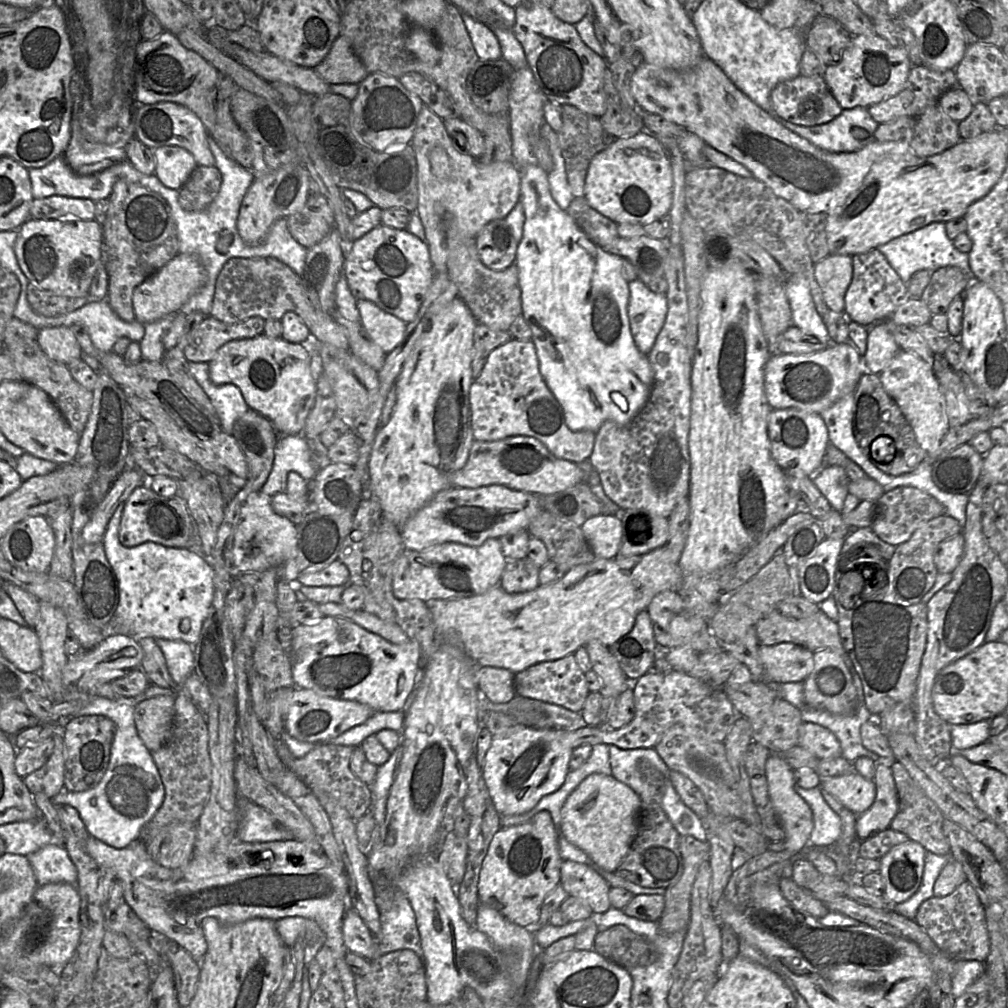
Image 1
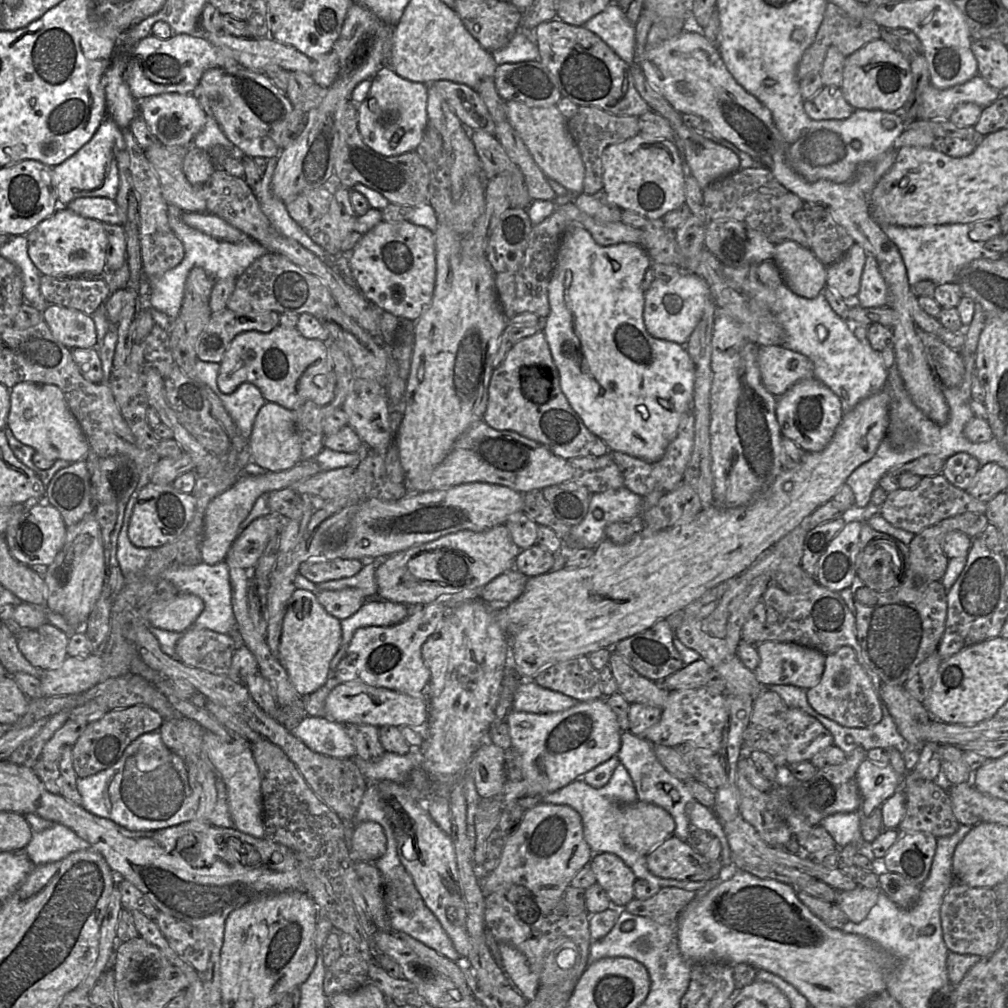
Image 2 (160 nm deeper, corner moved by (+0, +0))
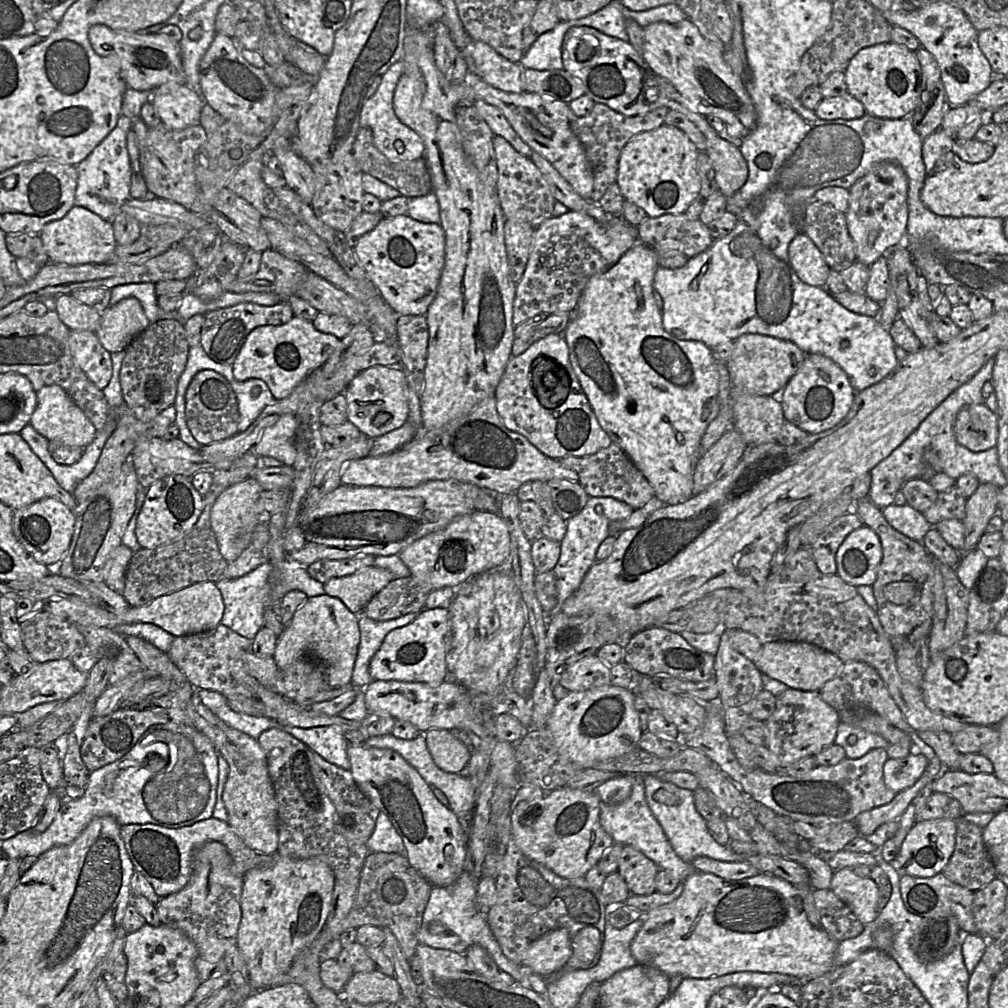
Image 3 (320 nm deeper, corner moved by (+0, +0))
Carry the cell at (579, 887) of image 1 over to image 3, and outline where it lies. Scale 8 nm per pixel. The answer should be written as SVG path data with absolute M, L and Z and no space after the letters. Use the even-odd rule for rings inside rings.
M624 846L617 872L625 880L632 895L649 895L655 891L658 866L632 846Z

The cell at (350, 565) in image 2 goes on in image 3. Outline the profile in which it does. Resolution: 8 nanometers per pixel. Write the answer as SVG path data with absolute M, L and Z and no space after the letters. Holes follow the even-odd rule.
M369 554L340 560L322 559L306 566L306 571L311 578L325 584L332 578L351 575L373 565L374 559Z

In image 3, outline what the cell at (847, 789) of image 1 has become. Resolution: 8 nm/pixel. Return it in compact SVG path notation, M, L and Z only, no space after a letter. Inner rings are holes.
M910 754L905 758L888 759L883 766L885 785L896 792L912 787L924 774L928 758L923 754Z

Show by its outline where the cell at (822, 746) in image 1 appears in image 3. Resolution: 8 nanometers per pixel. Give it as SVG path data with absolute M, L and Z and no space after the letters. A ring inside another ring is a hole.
M788 688L777 696L775 710L764 722L767 728L766 746L778 758L779 769L787 768L835 744L840 721L840 713L821 698L819 691Z

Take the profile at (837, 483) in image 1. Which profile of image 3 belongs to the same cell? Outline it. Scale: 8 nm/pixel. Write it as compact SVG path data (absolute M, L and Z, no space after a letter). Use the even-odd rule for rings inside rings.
M992 358L969 381L950 393L887 458L869 471L871 485L868 496L877 507L884 509L893 504L896 493L911 479L929 480L929 476L924 476L928 475L928 467L924 462L924 452L927 447L938 452L942 460L941 472L949 477L956 480L964 474L972 474L980 483L991 483L999 488L1005 487L1007 480L999 464L997 447L973 452L959 444L954 433L954 422L958 412L966 405L984 403L981 389L985 382L991 380L993 367Z

